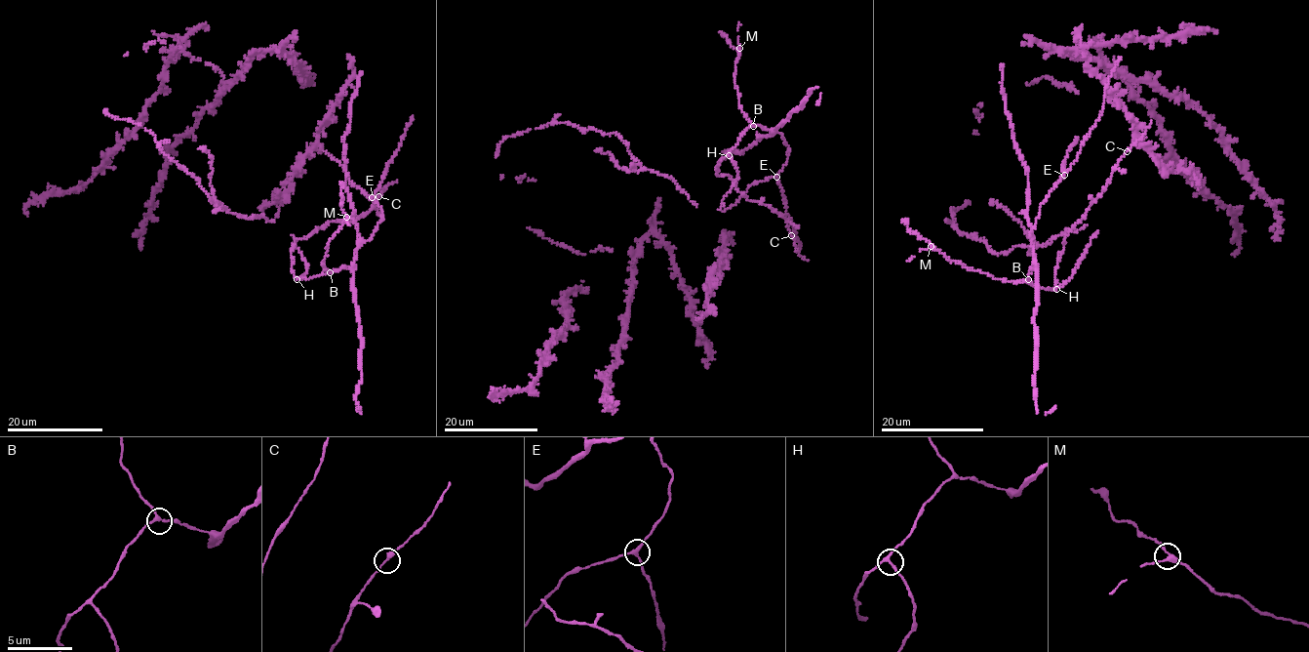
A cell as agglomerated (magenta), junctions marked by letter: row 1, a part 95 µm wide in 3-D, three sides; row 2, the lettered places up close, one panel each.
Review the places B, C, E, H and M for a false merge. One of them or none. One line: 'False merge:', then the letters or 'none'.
False merge: none

